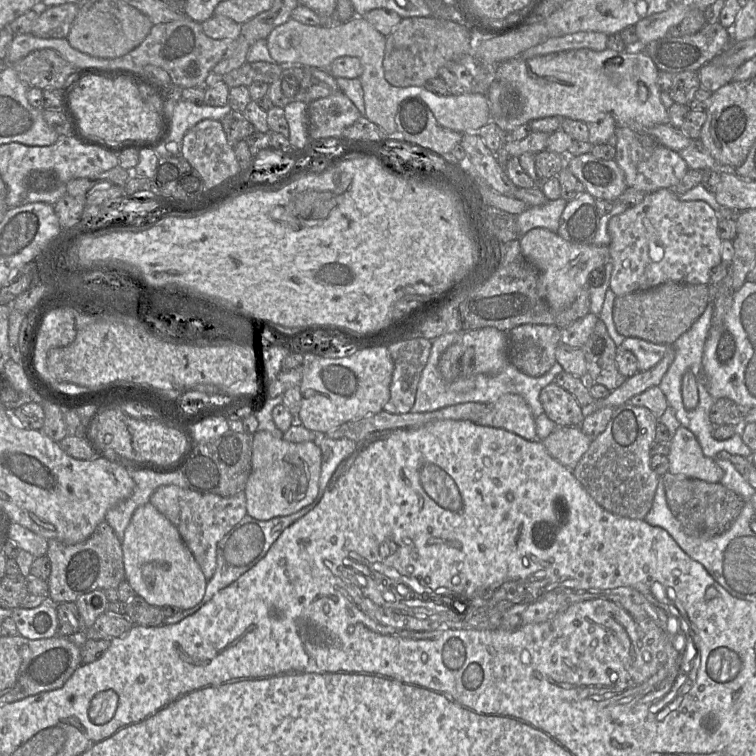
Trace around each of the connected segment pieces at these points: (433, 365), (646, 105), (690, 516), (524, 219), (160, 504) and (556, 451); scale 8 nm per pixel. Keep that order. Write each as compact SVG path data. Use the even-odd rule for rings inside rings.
M463 331L447 333L432 340L431 352L418 383L415 403L411 409L412 413L430 412L468 402L491 404L505 394L520 395L529 405L534 418L544 413L540 402L540 392L545 386L552 383L559 373L564 371L557 361L547 373L540 377L528 376L509 363L496 375L477 374L467 378L459 378L452 382L445 382L439 371L440 356L450 345L459 340L462 335Z
M609 48L603 51L577 49L530 59L515 57L506 60L496 67L495 79L499 82L508 82L516 89L523 100L523 109L521 114L513 119L492 119L501 129L501 147L510 138L510 133L520 125L551 116L591 123L610 115L614 118L617 127L629 128L634 132L645 132L655 125L668 124L669 114L660 99L658 74L658 68L642 48L629 49L624 52Z
M670 472L662 476L662 482L670 511L682 530L695 538L708 539L723 534L734 523L744 506L742 497L720 482L711 483Z
M560 197L541 206L528 207L516 216L518 239L534 228L545 228L557 233L559 220L566 205L567 201Z
M169 484L158 487L150 502L178 529L205 578L211 579L216 570L219 541L247 514L244 491L233 496L219 496Z
M557 427L542 443L551 457L569 470L574 470L584 453L588 450L592 440L586 436L581 427Z

